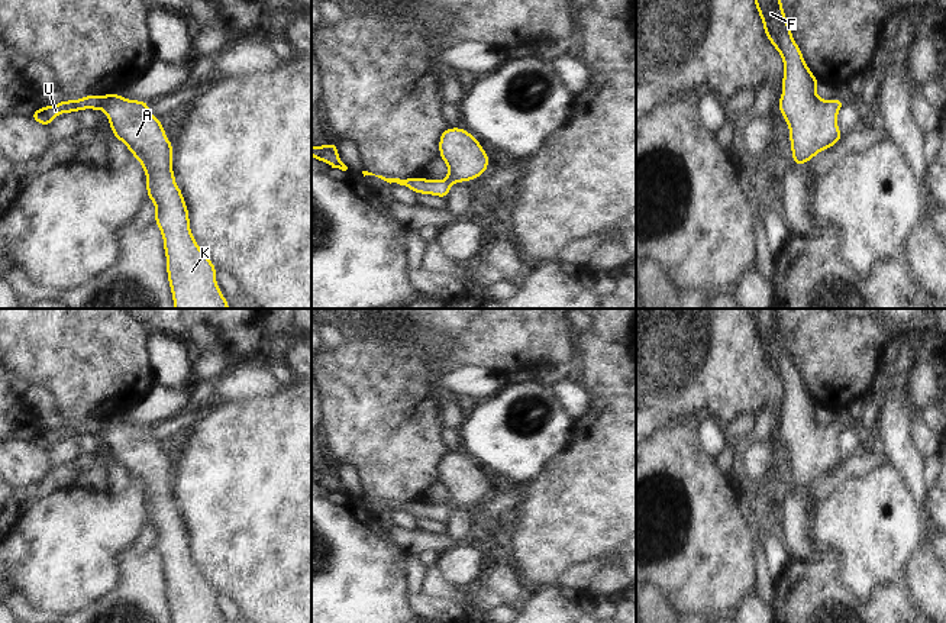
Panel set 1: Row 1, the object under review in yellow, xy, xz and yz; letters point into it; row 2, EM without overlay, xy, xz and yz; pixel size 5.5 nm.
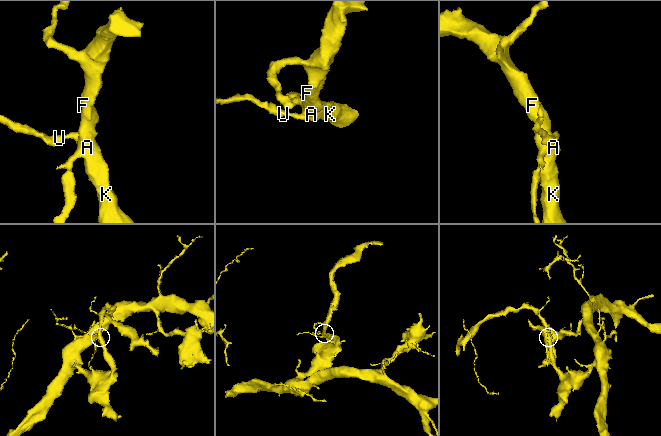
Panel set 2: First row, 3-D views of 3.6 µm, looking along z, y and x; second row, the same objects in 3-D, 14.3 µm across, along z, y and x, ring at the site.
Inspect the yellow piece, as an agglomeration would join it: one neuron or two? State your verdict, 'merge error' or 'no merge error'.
no merge error

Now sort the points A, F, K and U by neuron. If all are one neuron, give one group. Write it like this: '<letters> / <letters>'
A F K U

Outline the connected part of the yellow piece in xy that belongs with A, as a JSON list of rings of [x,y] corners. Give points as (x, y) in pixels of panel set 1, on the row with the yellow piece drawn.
[[[117,93],[106,96],[87,94],[78,100],[62,100],[52,106],[42,106],[29,117],[48,127],[51,122],[62,113],[75,113],[81,110],[103,110],[114,139],[119,139],[138,159],[146,175],[146,198],[155,204],[155,220],[164,241],[164,254],[167,258],[167,278],[172,293],[174,309],[230,309],[217,281],[216,265],[200,249],[191,229],[190,213],[181,188],[175,183],[172,168],[174,143],[167,138],[165,129],[159,120],[149,113],[149,101],[129,100]]]

